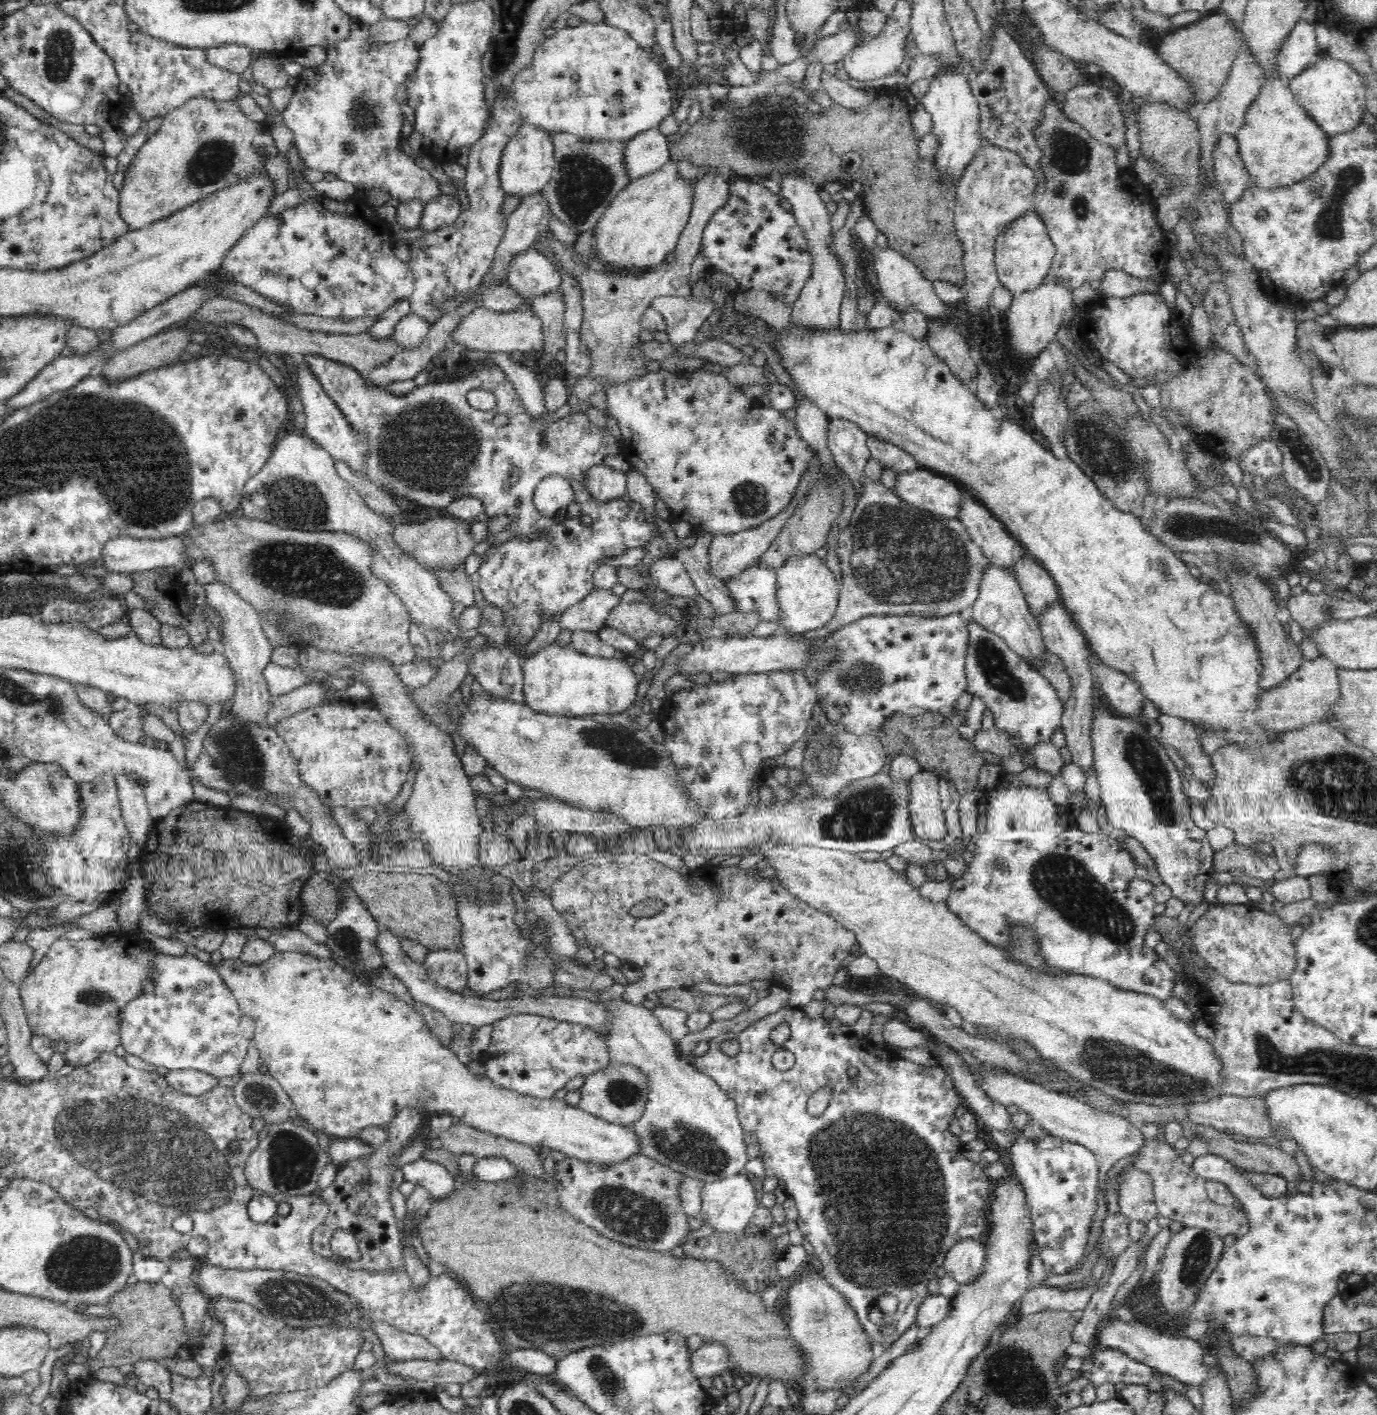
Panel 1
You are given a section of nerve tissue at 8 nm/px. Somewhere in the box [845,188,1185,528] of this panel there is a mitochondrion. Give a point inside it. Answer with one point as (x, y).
(1097, 446)

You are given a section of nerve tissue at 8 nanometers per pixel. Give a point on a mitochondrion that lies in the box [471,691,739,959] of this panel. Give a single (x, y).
(620, 745)

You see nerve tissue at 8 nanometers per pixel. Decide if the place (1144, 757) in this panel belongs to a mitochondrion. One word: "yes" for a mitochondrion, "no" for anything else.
yes

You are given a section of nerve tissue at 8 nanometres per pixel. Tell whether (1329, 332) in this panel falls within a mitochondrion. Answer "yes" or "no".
no

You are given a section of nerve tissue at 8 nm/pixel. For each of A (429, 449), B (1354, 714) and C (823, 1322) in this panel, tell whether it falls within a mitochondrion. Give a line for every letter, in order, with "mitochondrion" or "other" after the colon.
A: mitochondrion
B: other
C: mitochondrion

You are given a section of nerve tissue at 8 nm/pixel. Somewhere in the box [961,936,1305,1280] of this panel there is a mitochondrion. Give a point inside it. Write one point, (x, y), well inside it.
(1120, 1067)

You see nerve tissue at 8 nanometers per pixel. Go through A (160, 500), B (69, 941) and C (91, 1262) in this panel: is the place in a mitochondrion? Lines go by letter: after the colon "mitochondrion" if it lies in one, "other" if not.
A: mitochondrion
B: other
C: mitochondrion

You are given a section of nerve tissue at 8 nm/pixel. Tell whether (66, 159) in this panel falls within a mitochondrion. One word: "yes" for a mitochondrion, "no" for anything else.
no

